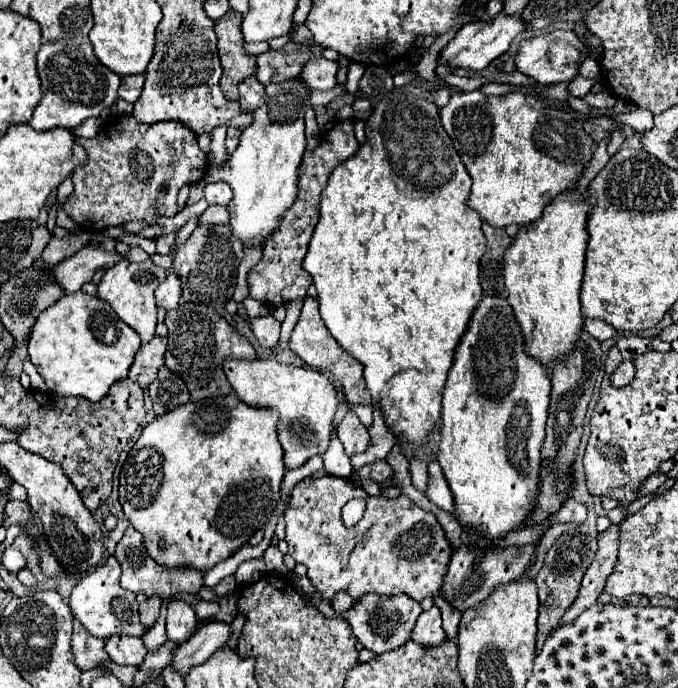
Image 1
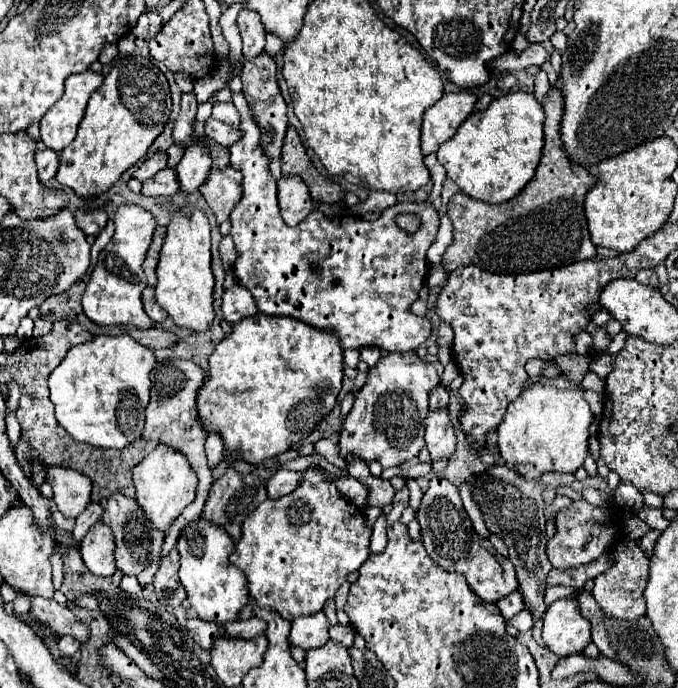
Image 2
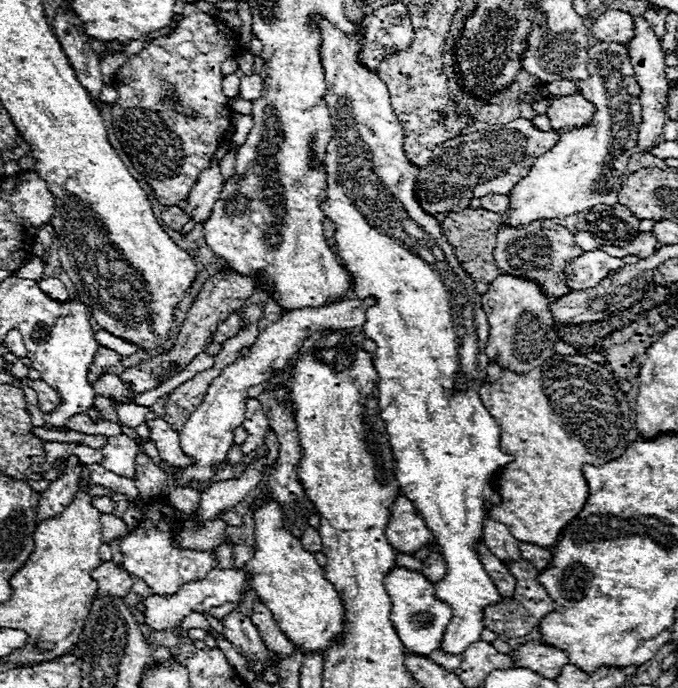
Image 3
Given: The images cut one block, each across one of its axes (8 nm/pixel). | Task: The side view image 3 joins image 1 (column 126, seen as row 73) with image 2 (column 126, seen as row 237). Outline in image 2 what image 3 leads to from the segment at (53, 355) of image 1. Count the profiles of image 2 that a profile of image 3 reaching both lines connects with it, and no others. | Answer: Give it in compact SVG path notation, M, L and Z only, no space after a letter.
M96 336L86 344L70 348L66 358L48 378L50 400L56 406L56 420L76 442L86 442L96 448L124 448L142 434L144 410L150 400L150 372L154 364L154 352L130 336Z

